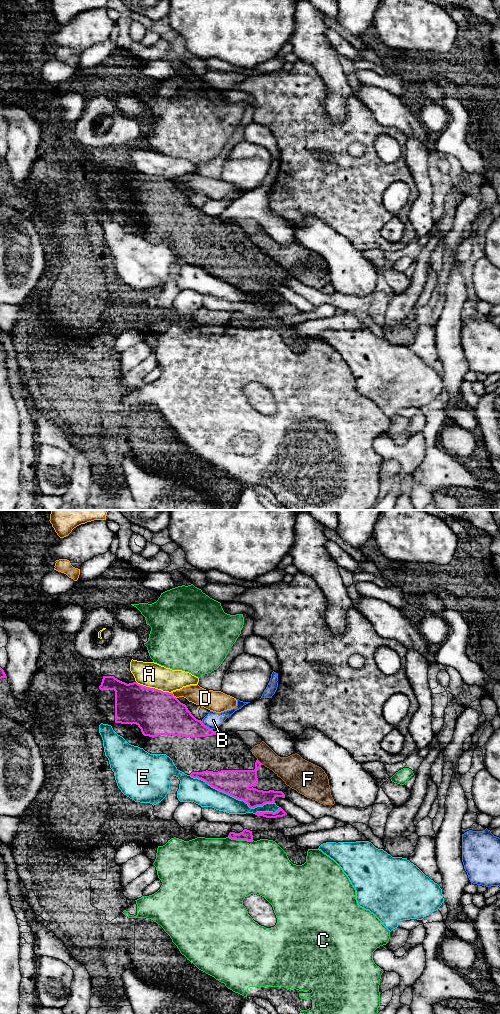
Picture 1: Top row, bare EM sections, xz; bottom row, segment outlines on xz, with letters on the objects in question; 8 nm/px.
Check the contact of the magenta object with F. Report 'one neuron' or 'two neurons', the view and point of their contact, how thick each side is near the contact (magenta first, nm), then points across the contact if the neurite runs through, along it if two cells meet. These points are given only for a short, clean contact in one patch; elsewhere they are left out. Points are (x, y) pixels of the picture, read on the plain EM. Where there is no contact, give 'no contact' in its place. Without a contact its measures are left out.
two neurons | xz (259, 250) | 220/200 nm | along xz (257, 247), (262, 252)

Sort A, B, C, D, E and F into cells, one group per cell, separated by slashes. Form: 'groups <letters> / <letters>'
groups A / B / C / D / E / F

